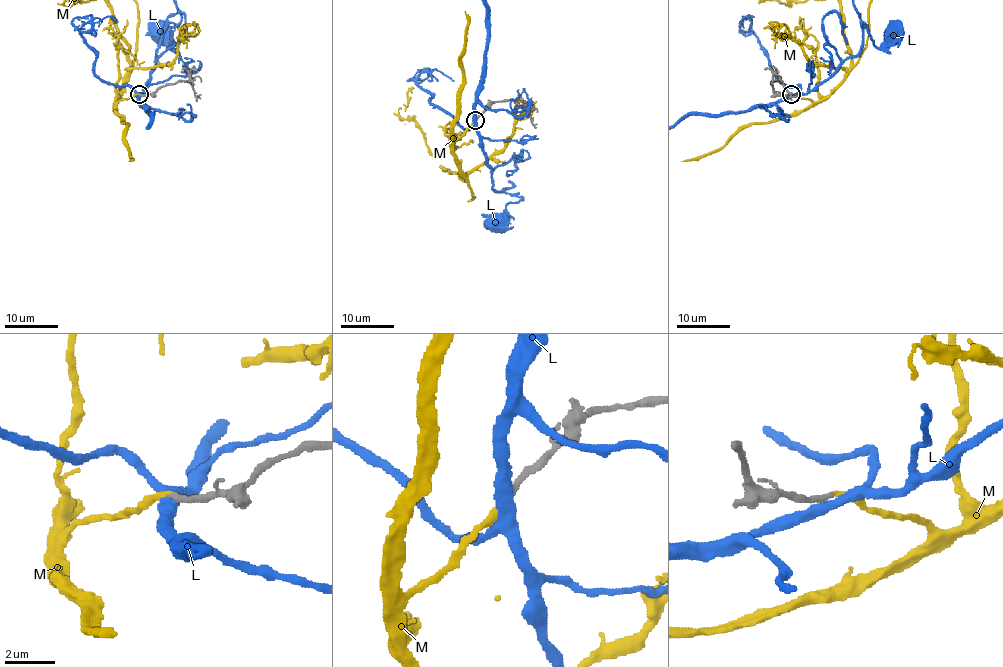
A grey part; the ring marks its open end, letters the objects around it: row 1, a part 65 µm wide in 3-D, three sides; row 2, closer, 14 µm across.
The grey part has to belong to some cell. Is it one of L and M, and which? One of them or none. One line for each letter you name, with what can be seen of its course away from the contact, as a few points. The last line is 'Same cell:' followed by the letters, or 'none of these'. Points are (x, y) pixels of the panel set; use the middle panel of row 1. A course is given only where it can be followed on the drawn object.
M: via (475, 121), (454, 142), (455, 163), (464, 180), (437, 162), (408, 113), (409, 90), (402, 88)
Same cell: M

